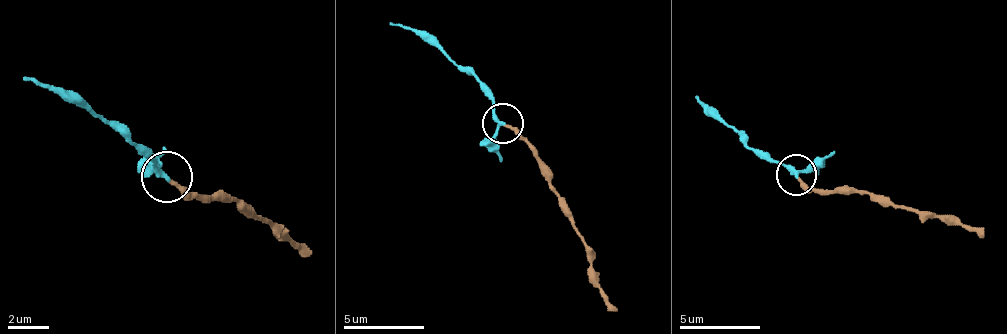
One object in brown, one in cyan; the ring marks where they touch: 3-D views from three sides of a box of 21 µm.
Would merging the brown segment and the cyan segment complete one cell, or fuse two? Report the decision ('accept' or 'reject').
accept

